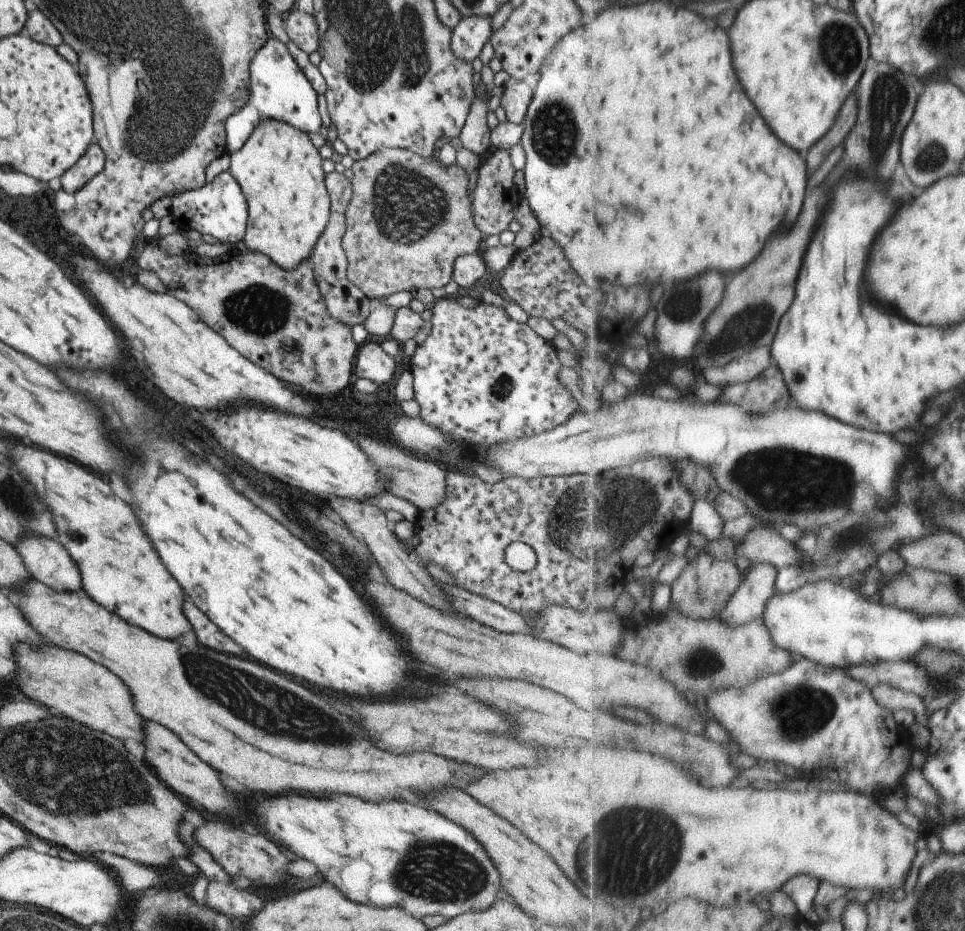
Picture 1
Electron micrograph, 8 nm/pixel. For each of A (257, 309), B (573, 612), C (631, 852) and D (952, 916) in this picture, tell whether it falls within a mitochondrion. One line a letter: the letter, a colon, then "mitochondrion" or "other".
A: mitochondrion
B: other
C: mitochondrion
D: mitochondrion

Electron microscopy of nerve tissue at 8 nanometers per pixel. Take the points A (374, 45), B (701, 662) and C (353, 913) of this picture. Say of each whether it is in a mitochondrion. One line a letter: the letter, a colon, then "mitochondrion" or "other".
A: mitochondrion
B: mitochondrion
C: other

